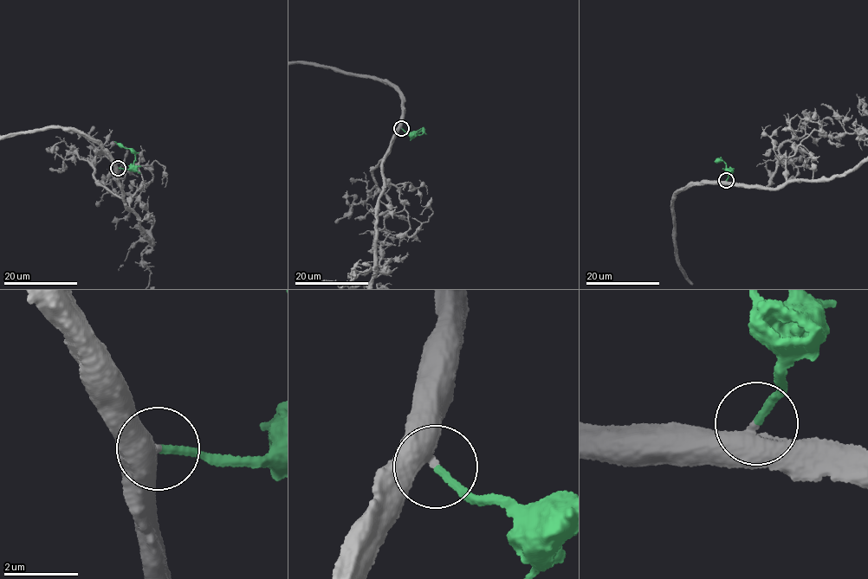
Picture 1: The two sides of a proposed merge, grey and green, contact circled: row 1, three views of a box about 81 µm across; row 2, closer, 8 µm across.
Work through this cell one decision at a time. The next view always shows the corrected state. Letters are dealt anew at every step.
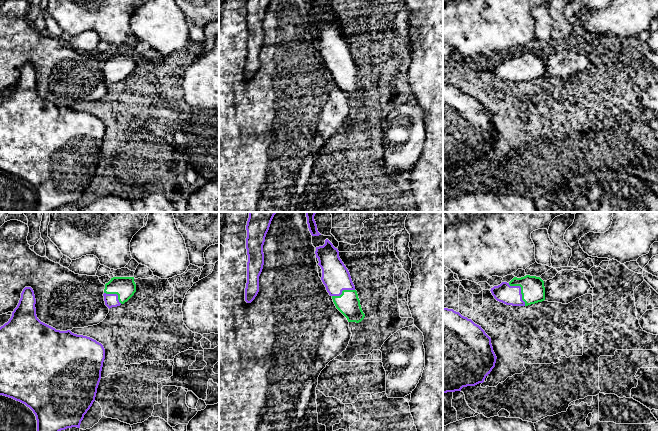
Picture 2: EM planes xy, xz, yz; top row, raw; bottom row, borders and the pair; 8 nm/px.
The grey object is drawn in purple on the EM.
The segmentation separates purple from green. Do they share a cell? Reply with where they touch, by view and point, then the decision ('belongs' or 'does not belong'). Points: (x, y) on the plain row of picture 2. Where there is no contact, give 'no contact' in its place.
meets purple in yz at (520, 66); belongs

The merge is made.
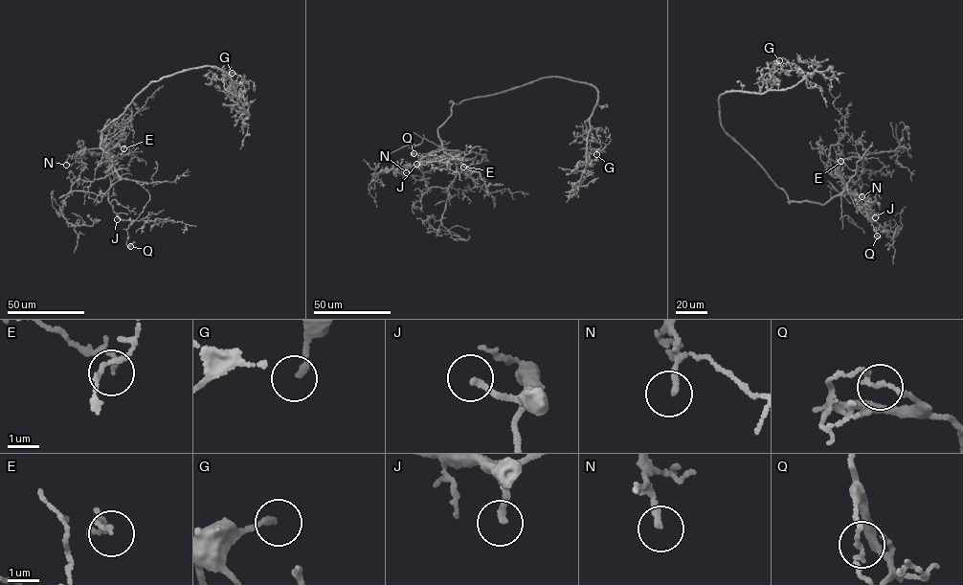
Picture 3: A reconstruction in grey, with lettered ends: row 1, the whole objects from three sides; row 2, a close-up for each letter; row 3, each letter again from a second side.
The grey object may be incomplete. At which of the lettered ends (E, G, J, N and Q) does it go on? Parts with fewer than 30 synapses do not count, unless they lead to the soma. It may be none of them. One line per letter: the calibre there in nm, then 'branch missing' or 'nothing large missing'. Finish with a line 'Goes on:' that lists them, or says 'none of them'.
E: 70 nm | nothing large missing
G: 170 nm | nothing large missing
J: 190 nm | branch missing
N: 190 nm | nothing large missing
Q: 170 nm | nothing large missing
Goes on: J

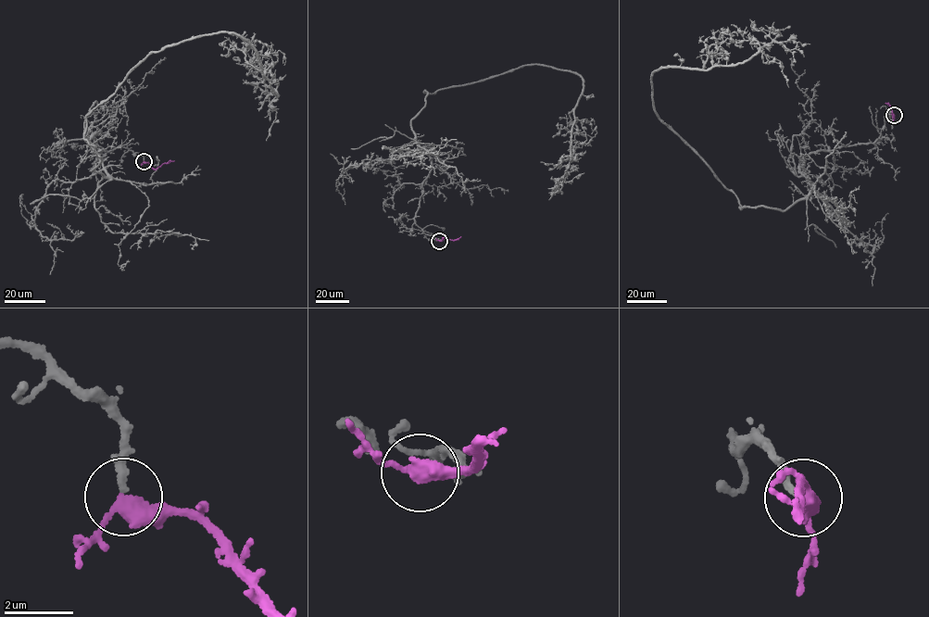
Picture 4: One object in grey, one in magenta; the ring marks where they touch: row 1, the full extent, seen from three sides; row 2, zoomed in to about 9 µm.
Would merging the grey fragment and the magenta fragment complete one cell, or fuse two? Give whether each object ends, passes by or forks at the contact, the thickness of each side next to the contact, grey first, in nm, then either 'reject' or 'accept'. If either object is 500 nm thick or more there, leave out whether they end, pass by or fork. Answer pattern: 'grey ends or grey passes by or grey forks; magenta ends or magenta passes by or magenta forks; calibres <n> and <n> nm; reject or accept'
grey ends; magenta passes by; calibres 220 and 360 nm; accept

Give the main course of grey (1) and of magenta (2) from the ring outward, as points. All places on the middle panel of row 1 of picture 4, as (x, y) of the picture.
1: (439, 241), (414, 219), (432, 164), (410, 122), (424, 91), (537, 63), (579, 76), (562, 195)
2: (439, 241), (461, 236)

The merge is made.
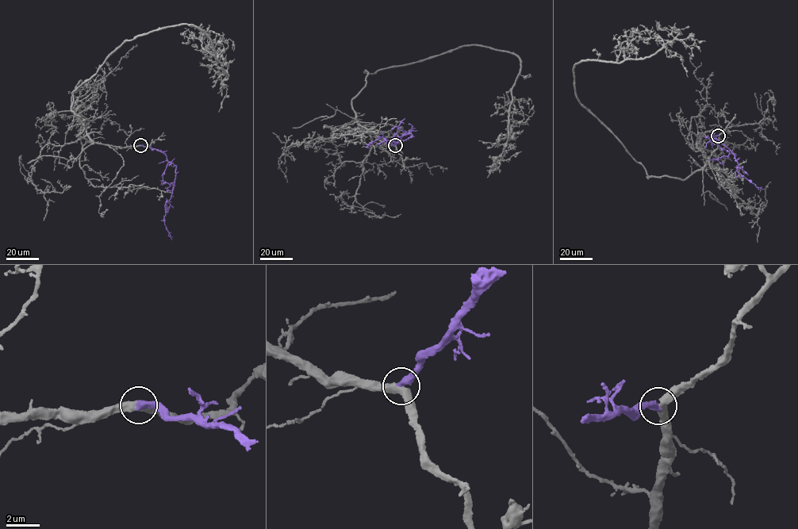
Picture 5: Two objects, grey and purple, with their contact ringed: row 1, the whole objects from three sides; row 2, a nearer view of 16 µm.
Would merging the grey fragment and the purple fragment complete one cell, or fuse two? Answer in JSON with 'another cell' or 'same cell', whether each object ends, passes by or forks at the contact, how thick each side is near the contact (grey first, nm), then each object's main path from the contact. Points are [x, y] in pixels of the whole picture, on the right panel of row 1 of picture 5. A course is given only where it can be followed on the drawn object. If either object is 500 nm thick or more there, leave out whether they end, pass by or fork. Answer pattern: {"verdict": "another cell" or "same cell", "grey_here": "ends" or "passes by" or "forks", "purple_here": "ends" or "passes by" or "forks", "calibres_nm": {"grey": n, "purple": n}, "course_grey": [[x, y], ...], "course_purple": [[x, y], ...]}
{"verdict": "same cell", "grey_here": "passes by", "purple_here": "ends", "calibres_nm": {"grey": 480, "purple": 400}, "course_grey": [[718, 136], [706, 164], [685, 178], [648, 178], [576, 96], [576, 63], [651, 55], [688, 25]], "course_purple": [[718, 136], [705, 137], [716, 139], [729, 149], [737, 162], [738, 172], [755, 186], [763, 189]]}

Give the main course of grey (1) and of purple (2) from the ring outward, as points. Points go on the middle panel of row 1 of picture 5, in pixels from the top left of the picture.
1: (395, 145), (356, 119), (351, 102), (366, 70), (475, 44), (507, 51), (519, 58), (520, 71), (500, 172)
2: (395, 145), (411, 132), (412, 136), (401, 141), (381, 137), (366, 148)

